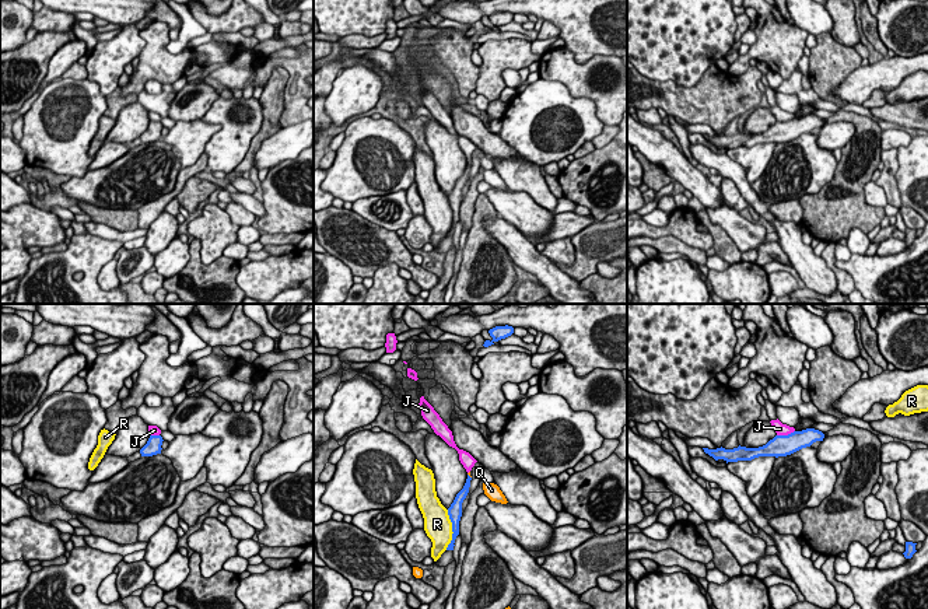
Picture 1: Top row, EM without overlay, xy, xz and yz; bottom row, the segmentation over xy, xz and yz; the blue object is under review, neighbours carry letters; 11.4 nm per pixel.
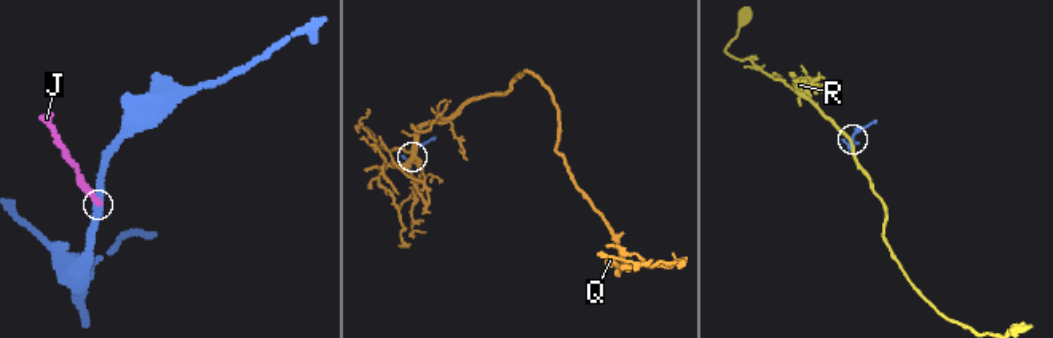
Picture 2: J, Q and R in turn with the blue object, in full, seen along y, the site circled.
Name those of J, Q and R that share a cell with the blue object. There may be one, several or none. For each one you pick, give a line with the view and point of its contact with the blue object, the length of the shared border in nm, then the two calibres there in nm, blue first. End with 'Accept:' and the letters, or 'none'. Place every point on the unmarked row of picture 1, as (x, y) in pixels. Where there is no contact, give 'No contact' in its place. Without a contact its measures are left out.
Accept: none

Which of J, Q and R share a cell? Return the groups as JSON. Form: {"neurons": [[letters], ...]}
{"neurons": [["J", "Q"], ["R"]]}

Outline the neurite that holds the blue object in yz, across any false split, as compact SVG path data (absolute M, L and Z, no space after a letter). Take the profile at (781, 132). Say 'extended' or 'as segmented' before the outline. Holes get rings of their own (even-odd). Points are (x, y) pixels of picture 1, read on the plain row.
as segmented; M806 115L802 118L794 118L788 122L775 122L766 132L759 134L738 133L733 136L703 134L705 140L712 143L715 147L724 146L728 148L752 147L759 143L787 143L802 134L810 133L816 127L823 127L824 120L815 115Z

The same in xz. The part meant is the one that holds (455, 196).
as segmented; M467 161L467 165L466 165L466 169L465 169L463 175L456 181L454 189L448 195L448 202L449 202L449 206L452 209L452 218L454 220L452 220L452 227L448 231L447 237L454 237L455 225L459 221L459 207L461 207L461 203L462 203L462 189L469 179L470 167L472 167L472 164Z

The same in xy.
as segmented; M150 122L147 130L140 136L141 143L153 143L161 140L162 132L161 122Z

